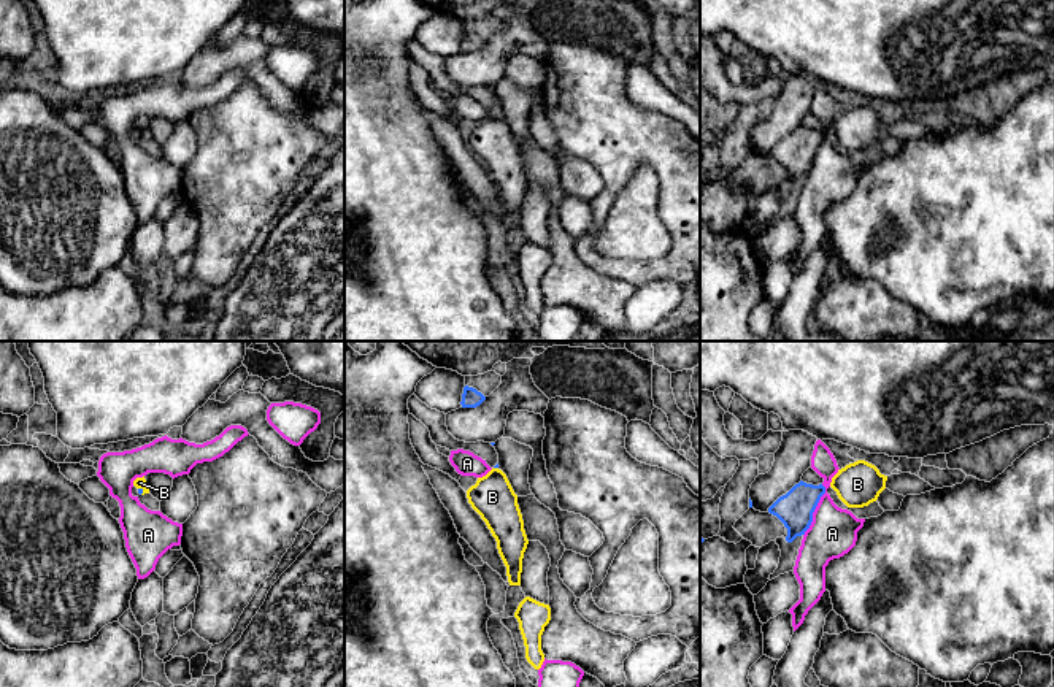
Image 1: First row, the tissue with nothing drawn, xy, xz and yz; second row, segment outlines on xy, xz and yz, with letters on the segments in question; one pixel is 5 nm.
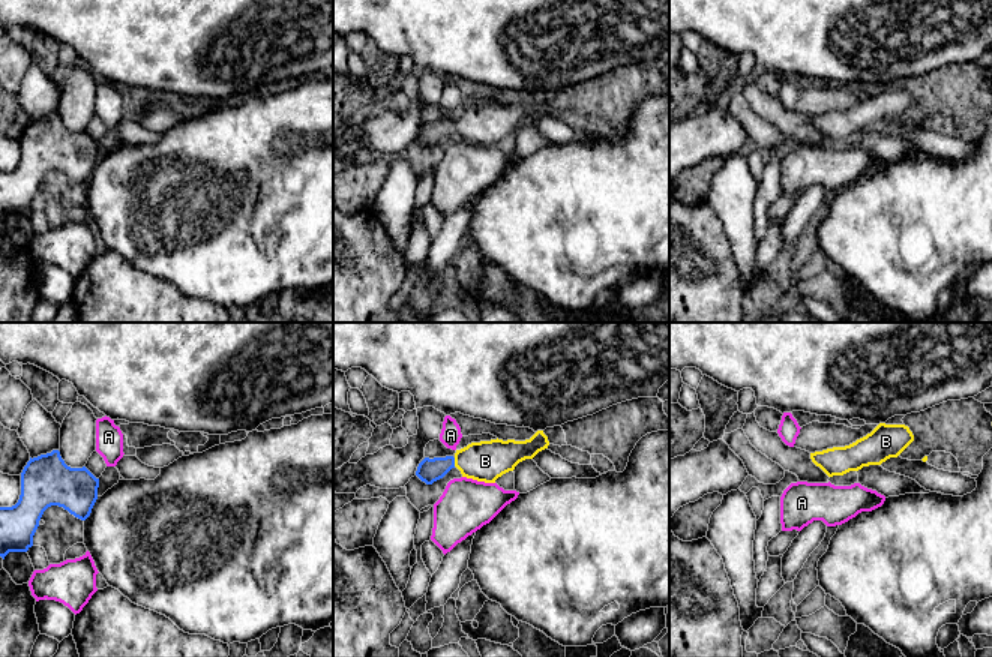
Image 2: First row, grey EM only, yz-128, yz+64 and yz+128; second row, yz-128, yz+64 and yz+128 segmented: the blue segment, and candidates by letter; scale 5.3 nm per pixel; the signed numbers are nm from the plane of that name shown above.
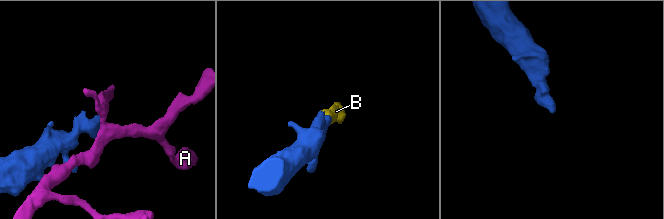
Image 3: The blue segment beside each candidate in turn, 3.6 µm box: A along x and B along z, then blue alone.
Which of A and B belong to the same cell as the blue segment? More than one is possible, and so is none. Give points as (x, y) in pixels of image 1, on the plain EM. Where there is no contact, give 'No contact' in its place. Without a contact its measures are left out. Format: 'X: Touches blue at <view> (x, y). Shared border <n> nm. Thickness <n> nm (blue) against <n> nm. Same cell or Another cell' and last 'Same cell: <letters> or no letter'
A: Touches blue at yz (815, 153). Shared border 280 nm. Thickness 180 nm (blue) against 240 nm. Another cell
B: Touches blue at xy (142, 135). Shared border 40 nm. Thickness 30 nm (blue) against 60 nm. Same cell
Same cell: B

